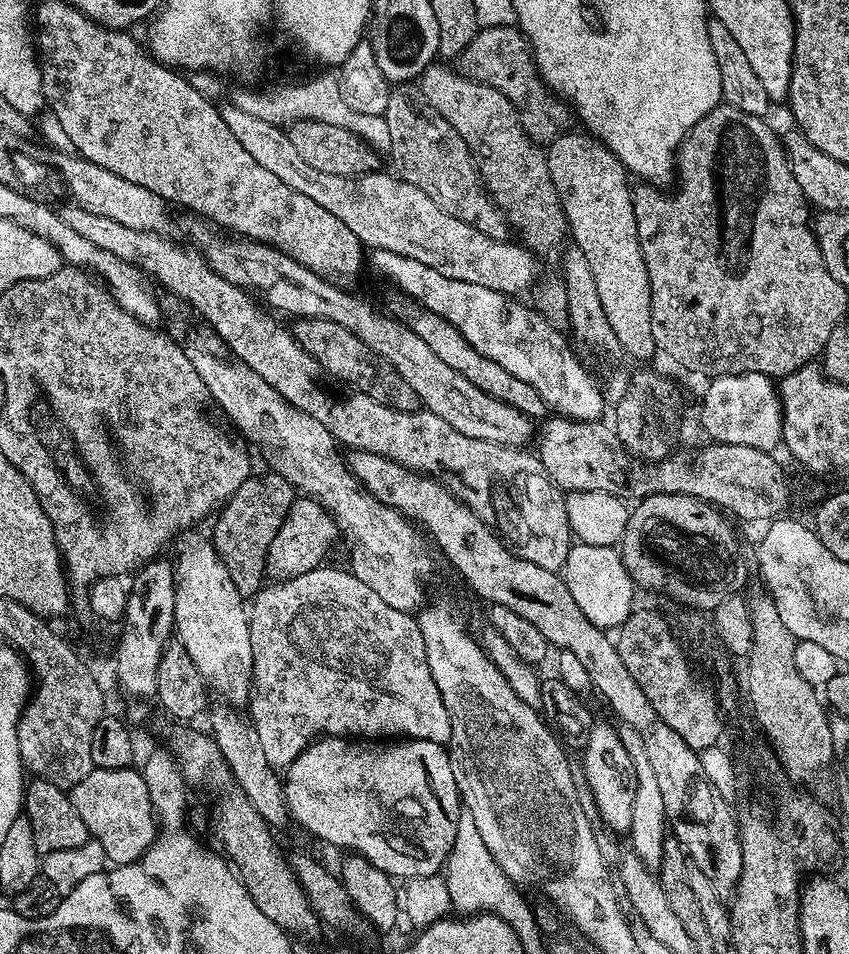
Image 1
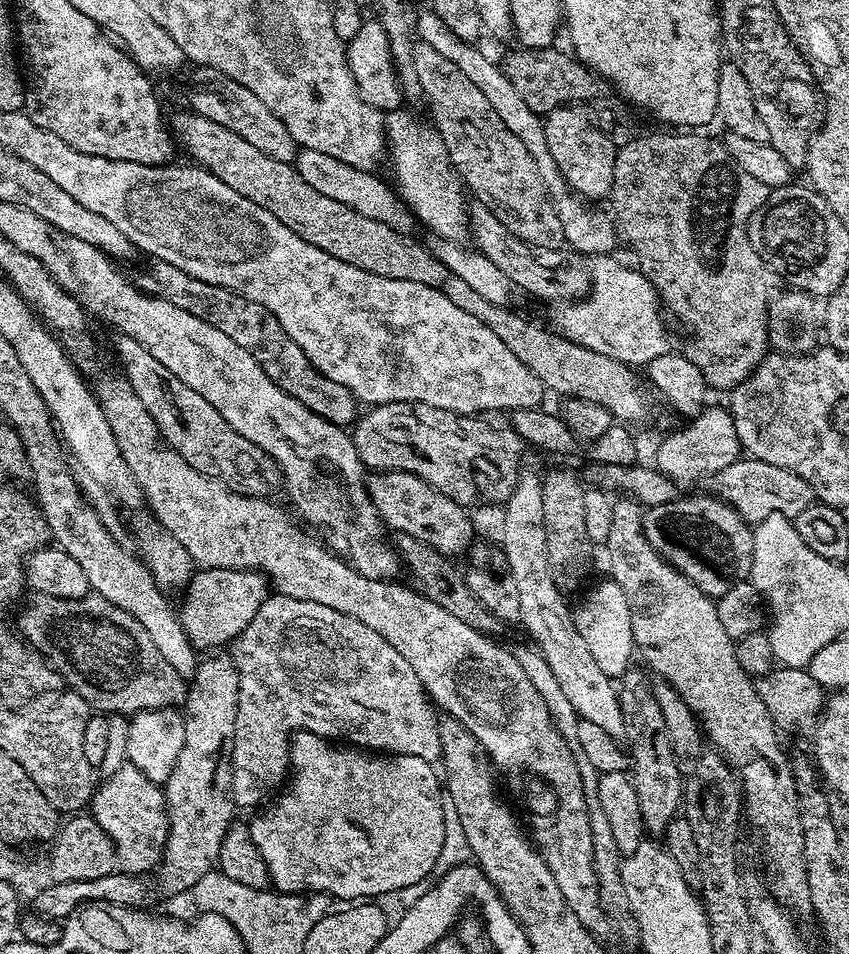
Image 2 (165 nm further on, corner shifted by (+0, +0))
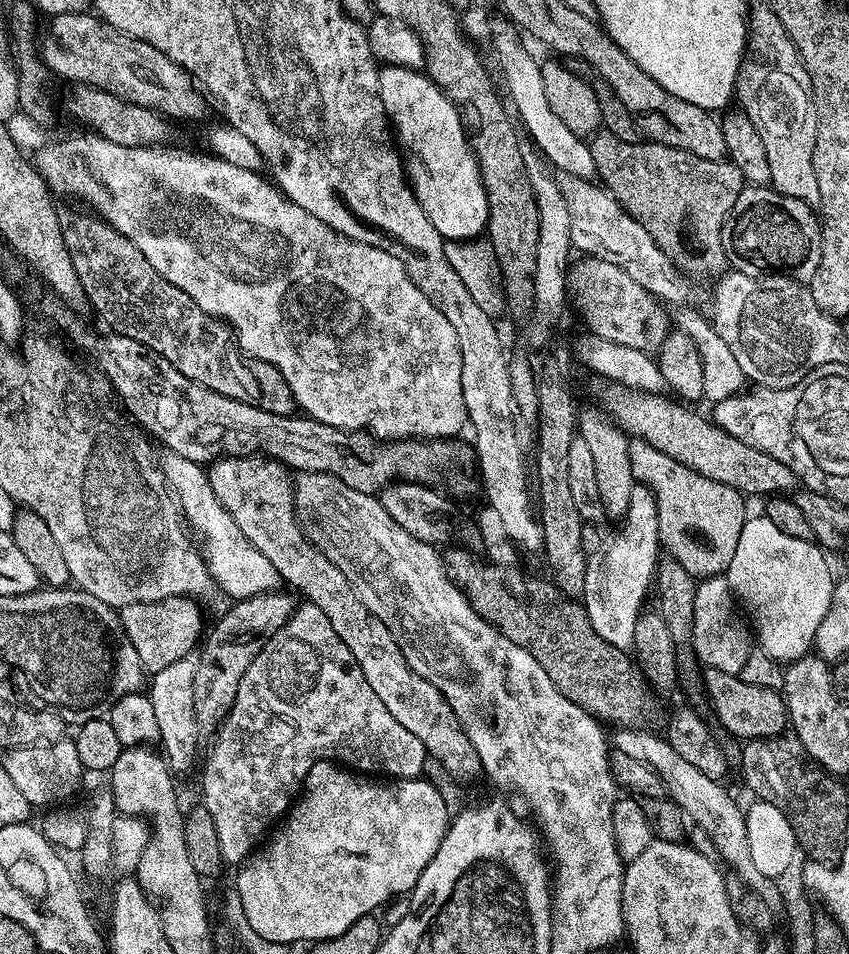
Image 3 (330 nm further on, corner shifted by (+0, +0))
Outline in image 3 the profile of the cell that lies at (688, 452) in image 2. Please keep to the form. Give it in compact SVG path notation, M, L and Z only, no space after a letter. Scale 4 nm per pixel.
M637 483L630 494L630 505L624 516L620 528L612 536L603 537L598 550L587 555L586 576L584 576L584 588L580 595L583 606L588 614L596 634L617 649L628 652L635 647L636 639L634 631L637 618L643 611L644 598L651 591L655 581L656 567L660 559L660 518L658 498L655 491L652 492L645 483Z

